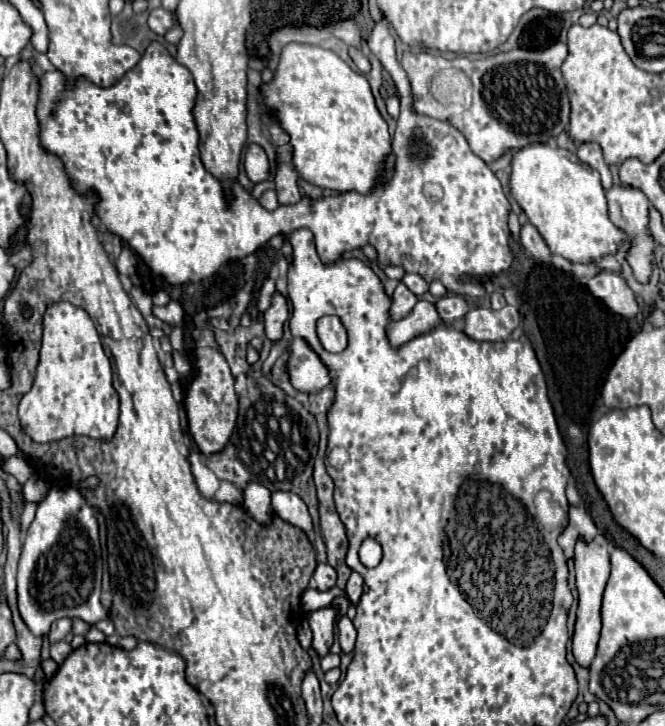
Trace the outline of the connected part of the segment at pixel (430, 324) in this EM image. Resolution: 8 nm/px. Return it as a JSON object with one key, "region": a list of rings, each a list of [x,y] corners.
{"region":[[[420,299],[408,317],[404,317],[398,323],[388,325],[386,337],[388,337],[388,343],[392,347],[400,347],[410,339],[414,339],[422,333],[428,333],[438,323],[440,323],[440,317],[436,315],[434,303],[428,303],[428,301]]]}

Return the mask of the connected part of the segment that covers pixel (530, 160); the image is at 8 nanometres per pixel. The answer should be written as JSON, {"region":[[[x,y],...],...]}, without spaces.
{"region":[[[530,143],[514,151],[510,193],[544,237],[550,251],[572,263],[590,263],[606,253],[616,253],[618,243],[624,241],[624,231],[614,227],[608,217],[598,171],[582,163],[568,149],[554,147],[552,143]]]}

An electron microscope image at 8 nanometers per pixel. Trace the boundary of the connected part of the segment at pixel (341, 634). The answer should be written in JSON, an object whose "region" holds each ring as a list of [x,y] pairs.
{"region":[[[342,615],[336,625],[338,625],[338,641],[340,641],[342,651],[350,653],[354,649],[354,641],[356,641],[356,629],[352,625],[352,619]]]}

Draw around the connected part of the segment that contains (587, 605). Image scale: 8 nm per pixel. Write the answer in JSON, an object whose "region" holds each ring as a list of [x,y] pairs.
{"region":[[[598,533],[596,539],[590,543],[578,541],[574,565],[576,565],[576,585],[578,585],[580,601],[578,601],[576,627],[574,627],[574,637],[572,637],[572,655],[582,667],[588,669],[596,655],[596,645],[598,645],[598,635],[600,635],[600,601],[602,601],[602,593],[610,575],[610,557],[608,557],[606,537]]]}

